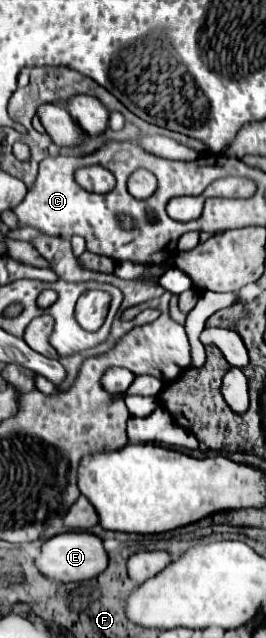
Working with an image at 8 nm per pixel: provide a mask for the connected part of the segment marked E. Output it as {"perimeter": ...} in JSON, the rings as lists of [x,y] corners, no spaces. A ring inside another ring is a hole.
{"perimeter":[[[61,533],[53,539],[45,541],[41,547],[41,557],[37,559],[37,567],[43,575],[55,581],[85,581],[95,579],[99,573],[103,573],[109,565],[107,551],[103,547],[103,541],[93,533]]]}

